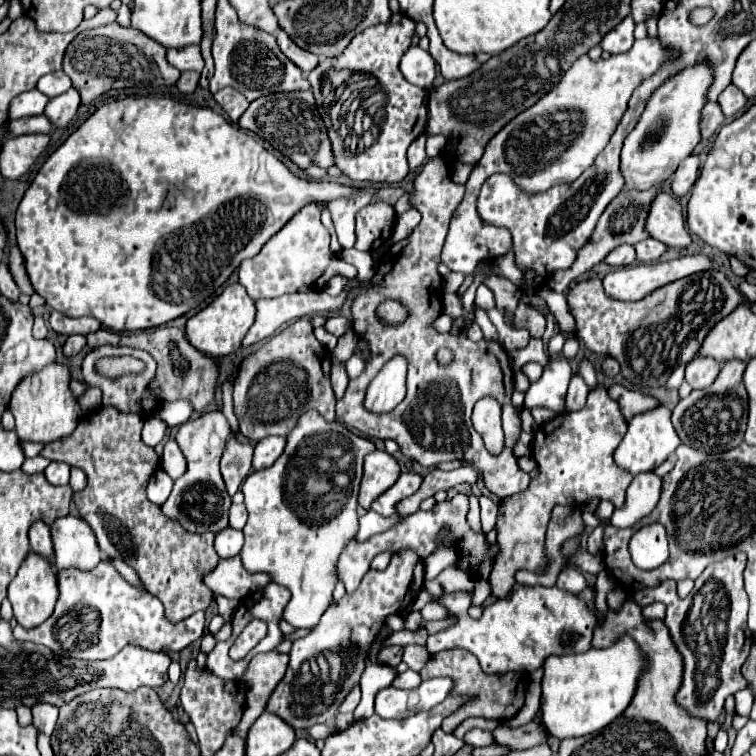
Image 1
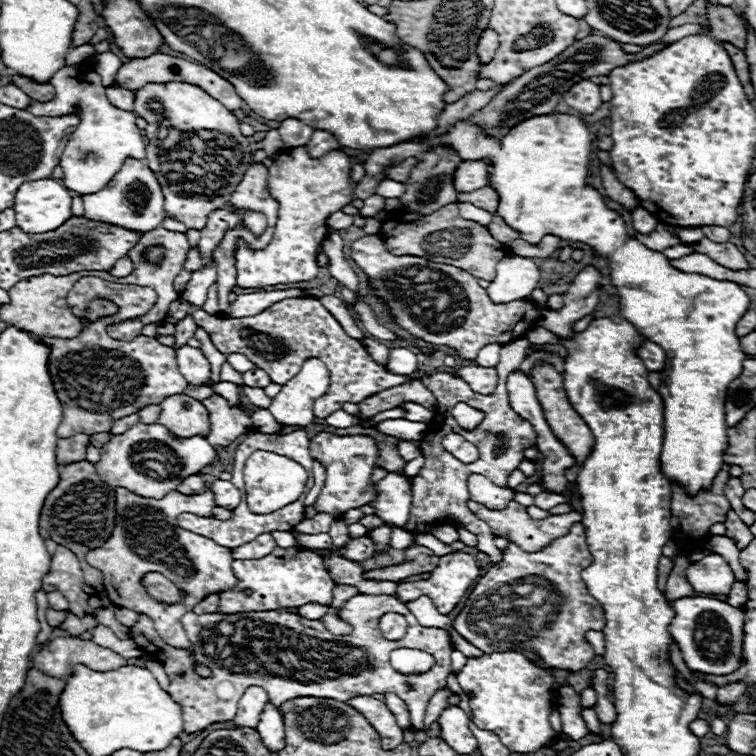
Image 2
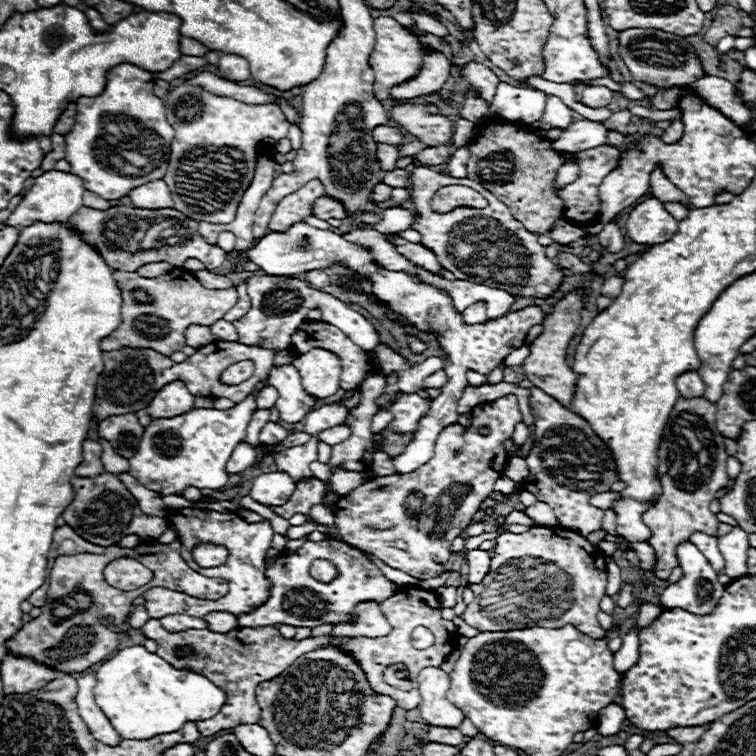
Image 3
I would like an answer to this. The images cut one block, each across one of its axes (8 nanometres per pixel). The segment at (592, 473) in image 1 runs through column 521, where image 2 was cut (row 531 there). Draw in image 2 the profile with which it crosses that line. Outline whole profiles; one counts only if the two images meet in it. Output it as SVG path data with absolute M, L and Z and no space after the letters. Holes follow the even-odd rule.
M468 500L468 508L480 518L484 520L486 524L492 526L494 530L494 536L502 536L518 546L522 546L522 550L542 550L546 544L550 544L552 540L560 538L560 536L566 536L572 528L572 524L576 522L582 522L582 514L580 512L568 512L568 514L562 514L562 516L548 516L544 520L532 520L528 514L526 514L526 508L520 506L518 502L510 502L506 506L506 510L488 510L486 506L478 504L478 502L472 502Z

